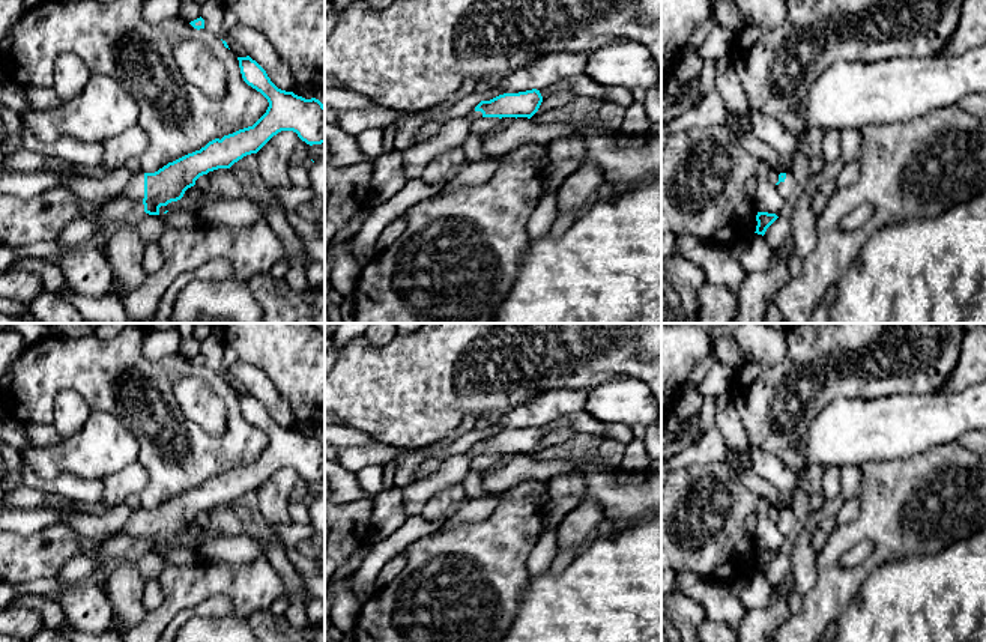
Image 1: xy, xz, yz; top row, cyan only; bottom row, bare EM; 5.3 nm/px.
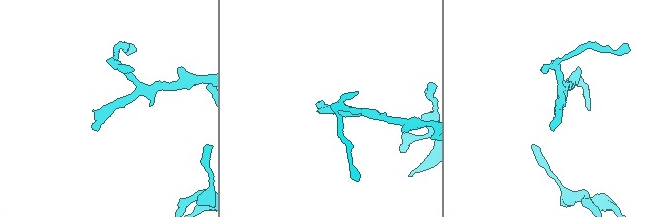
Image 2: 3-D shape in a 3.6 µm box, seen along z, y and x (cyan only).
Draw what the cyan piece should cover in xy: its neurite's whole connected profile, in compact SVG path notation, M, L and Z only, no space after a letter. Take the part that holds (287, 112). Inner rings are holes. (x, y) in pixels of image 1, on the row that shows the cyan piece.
M250 56L237 60L243 81L268 99L266 113L253 126L215 138L155 173L140 171L119 195L141 200L146 213L159 215L161 206L180 200L200 176L230 168L281 131L296 132L310 146L325 143L325 105L319 99L278 89Z

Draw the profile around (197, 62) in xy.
M179 39L173 57L186 83L213 99L225 95L227 69L209 45L200 39Z

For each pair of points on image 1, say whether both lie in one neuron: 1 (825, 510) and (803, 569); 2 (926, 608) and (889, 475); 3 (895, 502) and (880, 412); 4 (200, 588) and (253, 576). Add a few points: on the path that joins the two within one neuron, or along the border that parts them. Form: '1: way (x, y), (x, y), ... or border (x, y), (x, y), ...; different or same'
1: way (812, 523), (803, 539), (803, 554); same
2: border (946, 548), (886, 561), (878, 569); different
3: border (922, 451), (913, 456), (865, 460), (858, 465); different
4: way (214, 585), (239, 584); same

